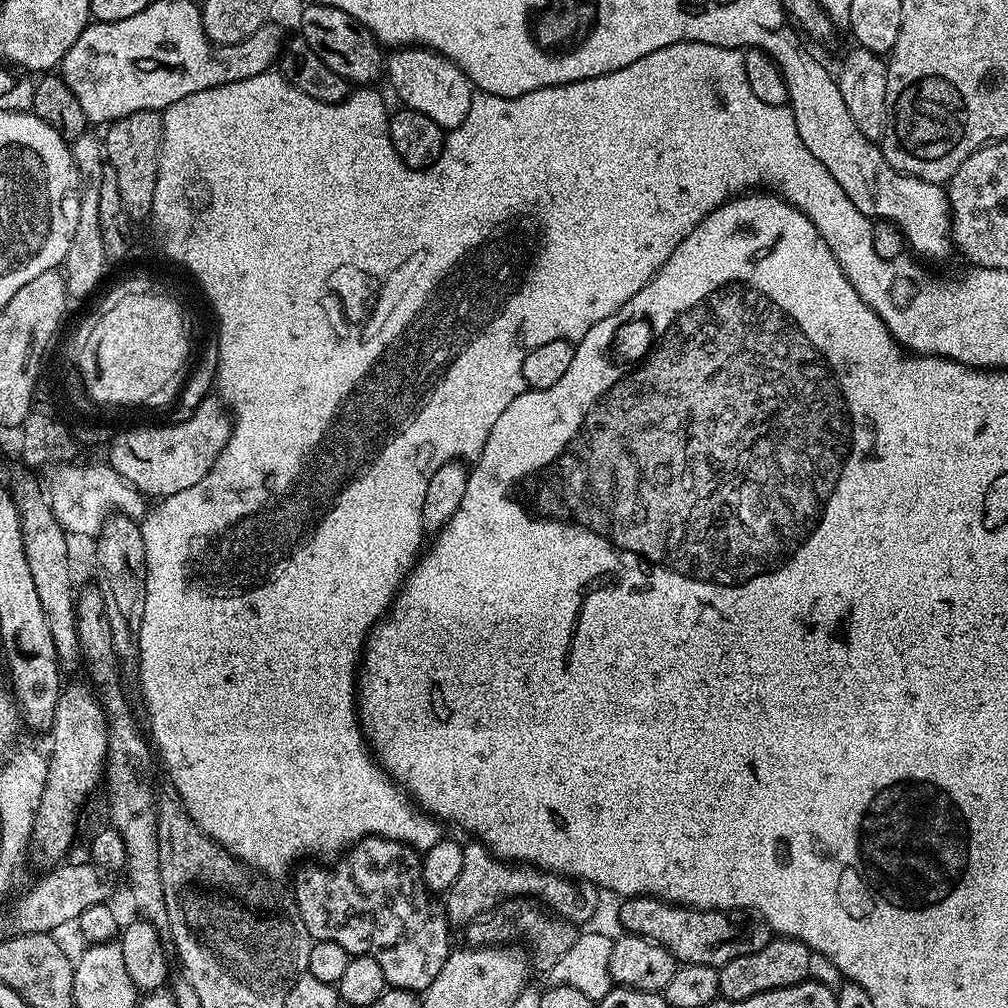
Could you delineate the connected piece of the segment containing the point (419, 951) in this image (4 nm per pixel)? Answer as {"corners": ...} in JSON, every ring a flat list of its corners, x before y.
{"corners":[[367,836,339,858,333,859,332,868,319,868,316,865,319,863,309,863,312,865,308,872,300,872,296,876,294,899,313,941,338,942,338,946,342,946,342,950,346,950,351,957,374,958,374,962,382,966,388,988,423,994,430,982,434,982,438,970,442,970,442,962,446,962,448,957,450,921,443,903,422,882,421,859,421,853,402,842,381,836]]}

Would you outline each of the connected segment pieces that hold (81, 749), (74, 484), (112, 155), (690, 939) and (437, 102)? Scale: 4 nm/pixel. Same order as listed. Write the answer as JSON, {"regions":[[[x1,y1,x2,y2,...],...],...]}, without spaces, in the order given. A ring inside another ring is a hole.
{"regions":[[[72,684,69,688,67,685,61,691,50,729,52,752,47,753,48,781,42,802,36,807,30,841,31,851,36,851,37,858,45,860,48,866,59,865,71,850,76,836,76,814,96,783,101,783,108,758,108,717,100,705,99,695,84,684]],[[101,462,93,468,79,468,79,463,69,463,55,469,52,485,47,485,46,495,52,506,54,518,63,526,65,532,76,536,99,536,102,526,110,514,119,514,130,520,139,521,145,515,146,498,130,482,122,479,111,464]],[[142,110,112,121,107,125,105,132,108,133,102,136,107,167,112,168,114,178,118,178,118,194,122,194,122,206,128,219,133,222,147,221,152,215,154,182,158,178,160,161,160,132,163,128,161,113]],[[630,896,619,901,620,924,630,936,641,936,661,944,680,964,694,966,722,967,730,958,738,958,747,952,762,950,774,939,774,933,767,923,752,924,748,928,748,940,726,912,709,912,707,908,689,908,660,900,657,896]],[[423,46,397,47,387,53,386,80,387,76,389,86,396,91,403,107,418,110,418,114,426,114,426,118,430,118,430,122,438,122,440,128,457,128,470,110,473,83,454,61,446,59,441,52]]]}

